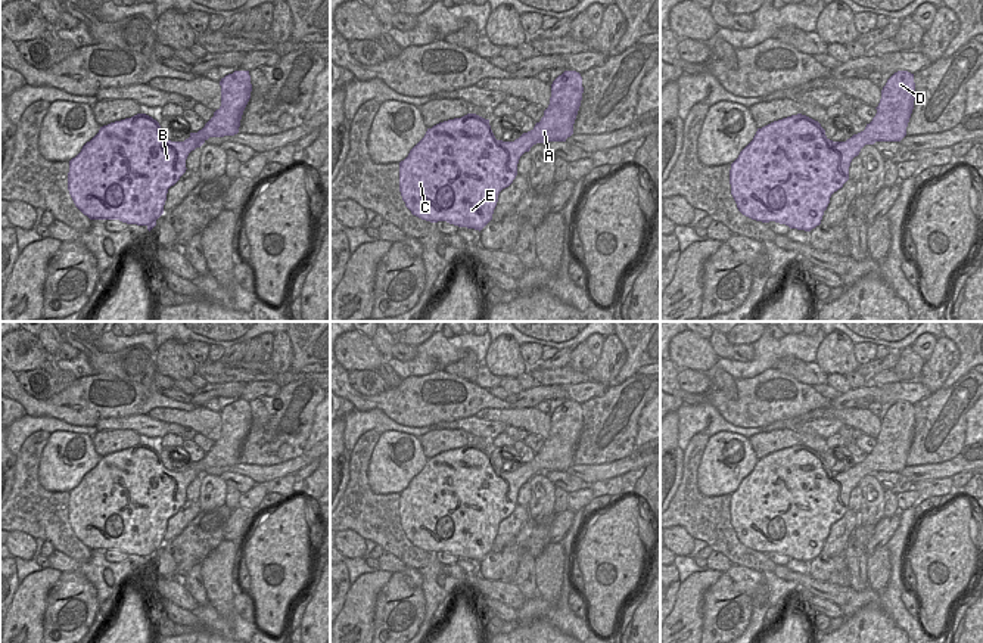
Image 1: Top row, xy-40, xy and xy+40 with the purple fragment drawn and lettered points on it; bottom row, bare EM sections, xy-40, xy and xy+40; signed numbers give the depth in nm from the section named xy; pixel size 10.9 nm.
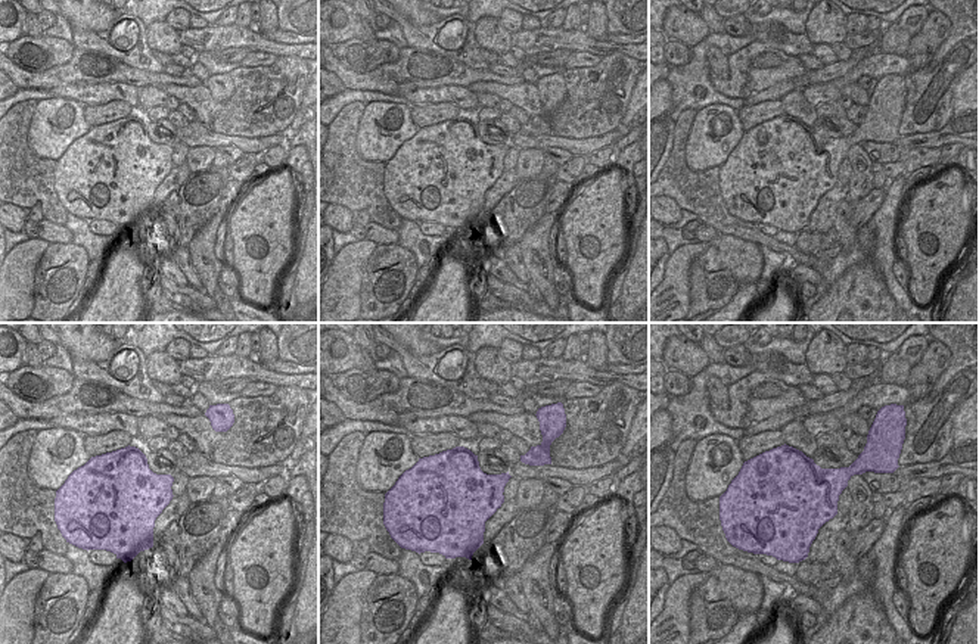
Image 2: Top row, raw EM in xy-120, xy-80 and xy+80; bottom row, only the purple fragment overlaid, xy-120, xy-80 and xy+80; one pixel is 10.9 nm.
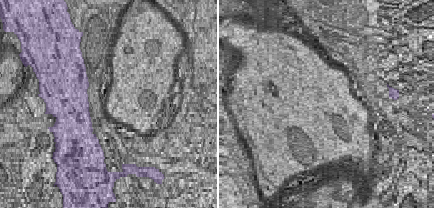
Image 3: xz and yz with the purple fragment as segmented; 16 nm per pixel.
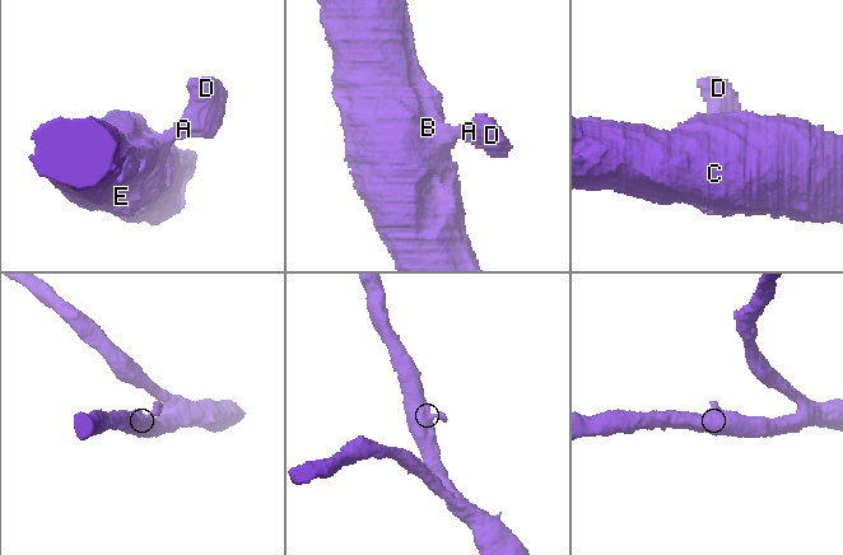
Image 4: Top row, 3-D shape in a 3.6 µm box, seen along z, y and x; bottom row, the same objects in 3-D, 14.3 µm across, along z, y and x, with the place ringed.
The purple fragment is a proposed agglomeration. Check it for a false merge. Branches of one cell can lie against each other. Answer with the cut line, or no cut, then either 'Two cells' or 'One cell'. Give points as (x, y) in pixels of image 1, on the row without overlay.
No split. One cell.

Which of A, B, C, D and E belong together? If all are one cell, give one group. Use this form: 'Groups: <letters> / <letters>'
Groups: A B C D E.

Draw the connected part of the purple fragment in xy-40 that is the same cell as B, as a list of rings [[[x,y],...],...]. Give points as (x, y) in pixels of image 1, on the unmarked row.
[[[234,401],[220,411],[221,437],[197,463],[184,472],[167,470],[156,450],[146,444],[111,453],[87,472],[69,491],[68,521],[75,537],[90,550],[119,550],[127,555],[146,556],[150,562],[164,544],[167,524],[186,503],[186,490],[209,468],[239,463],[243,441],[251,429],[249,401]]]

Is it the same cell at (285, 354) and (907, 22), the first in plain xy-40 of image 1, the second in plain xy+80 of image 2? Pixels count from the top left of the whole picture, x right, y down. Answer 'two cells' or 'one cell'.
two cells

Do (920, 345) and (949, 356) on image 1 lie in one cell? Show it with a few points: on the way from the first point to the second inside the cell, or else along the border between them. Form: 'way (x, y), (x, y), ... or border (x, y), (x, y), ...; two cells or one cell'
border (938, 336), (933, 351), (926, 360); two cells

